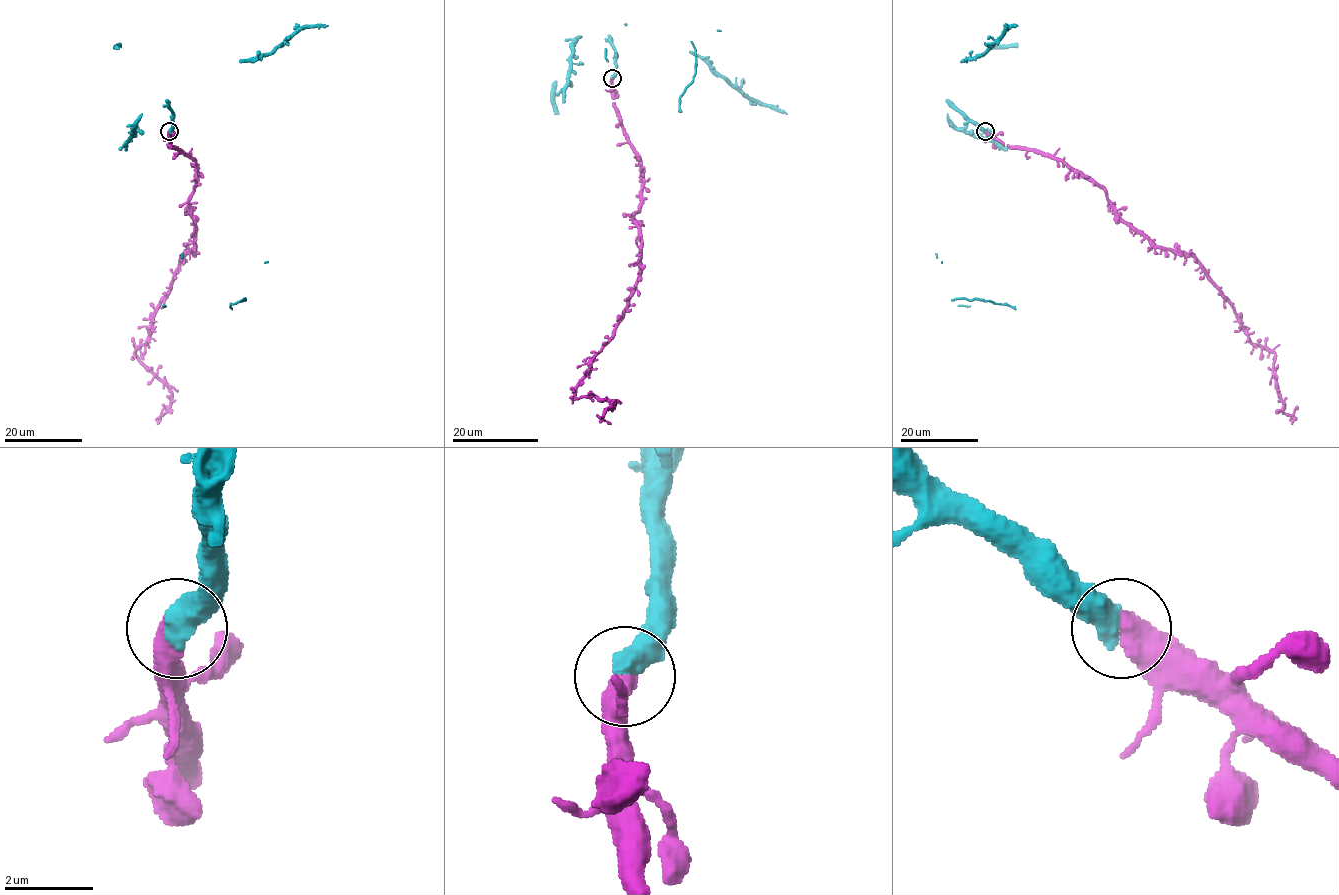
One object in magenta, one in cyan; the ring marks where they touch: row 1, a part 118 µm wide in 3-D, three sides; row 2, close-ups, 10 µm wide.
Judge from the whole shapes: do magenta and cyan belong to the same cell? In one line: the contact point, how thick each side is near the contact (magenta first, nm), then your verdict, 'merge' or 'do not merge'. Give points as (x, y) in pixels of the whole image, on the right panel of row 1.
at (985, 131); 600 nm thick on the magenta side, 600 nm on the other; merge

